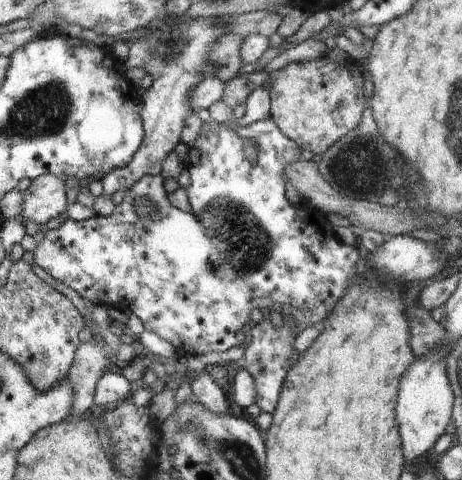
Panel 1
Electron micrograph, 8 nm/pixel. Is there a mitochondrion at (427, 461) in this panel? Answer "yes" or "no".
no

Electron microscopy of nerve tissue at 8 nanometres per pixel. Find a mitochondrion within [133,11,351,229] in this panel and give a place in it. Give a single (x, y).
(168, 40)

